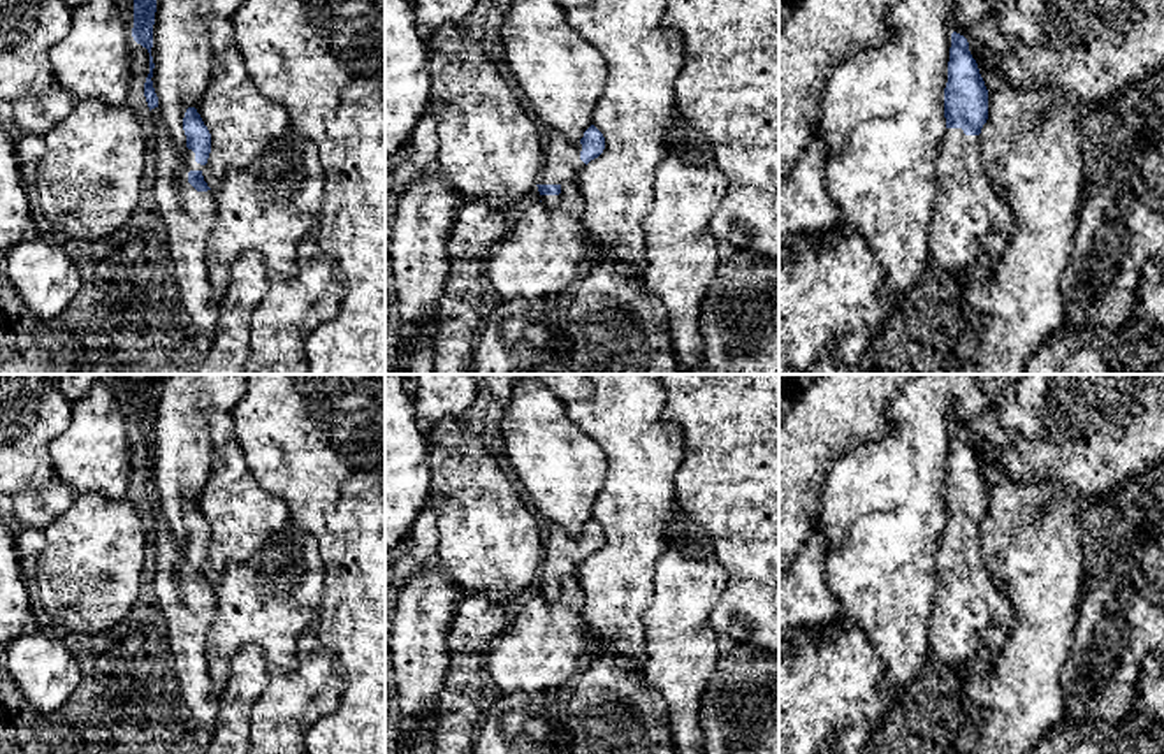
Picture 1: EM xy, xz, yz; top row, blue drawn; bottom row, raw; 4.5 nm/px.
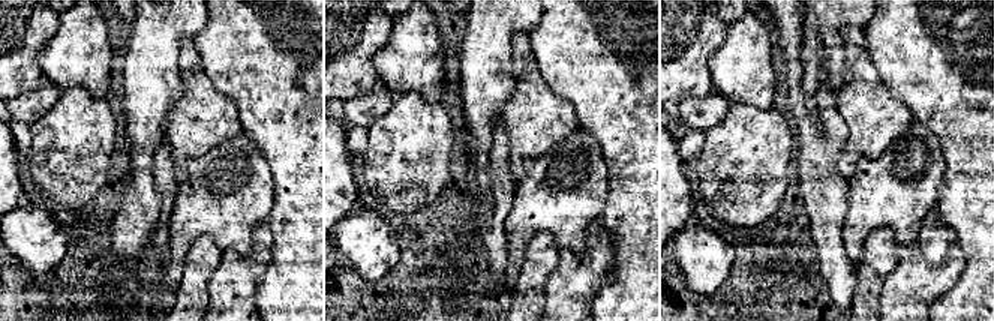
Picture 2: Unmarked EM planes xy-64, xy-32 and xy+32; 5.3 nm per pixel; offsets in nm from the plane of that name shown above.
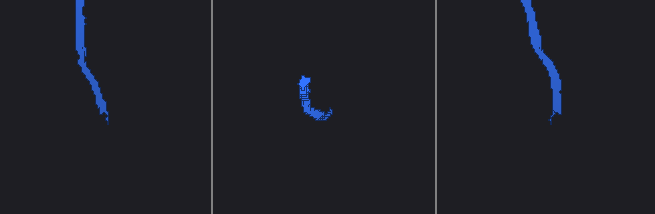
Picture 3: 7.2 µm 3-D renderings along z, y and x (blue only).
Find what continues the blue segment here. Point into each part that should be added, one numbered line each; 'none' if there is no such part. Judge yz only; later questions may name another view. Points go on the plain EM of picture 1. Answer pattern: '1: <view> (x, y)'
1: yz (967, 614)

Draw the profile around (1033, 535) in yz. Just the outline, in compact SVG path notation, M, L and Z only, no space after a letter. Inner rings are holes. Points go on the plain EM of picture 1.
M986 462L983 475L988 513L979 527L981 547L1009 619L995 664L983 649L971 668L957 754L1029 754L1071 710L1060 675L1069 661L1083 591L1083 533L1090 510L1067 483L1015 483L995 462Z

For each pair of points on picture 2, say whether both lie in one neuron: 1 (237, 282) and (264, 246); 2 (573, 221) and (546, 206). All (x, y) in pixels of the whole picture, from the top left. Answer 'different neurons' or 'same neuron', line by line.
1: same neuron
2: same neuron

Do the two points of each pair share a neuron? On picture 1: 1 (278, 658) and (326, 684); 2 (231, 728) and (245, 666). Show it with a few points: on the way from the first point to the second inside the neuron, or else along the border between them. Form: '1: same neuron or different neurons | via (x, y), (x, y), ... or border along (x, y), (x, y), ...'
1: different neurons | border along (310, 628), (298, 642), (298, 663), (273, 670)
2: same neuron | via (234, 712), (245, 682)

